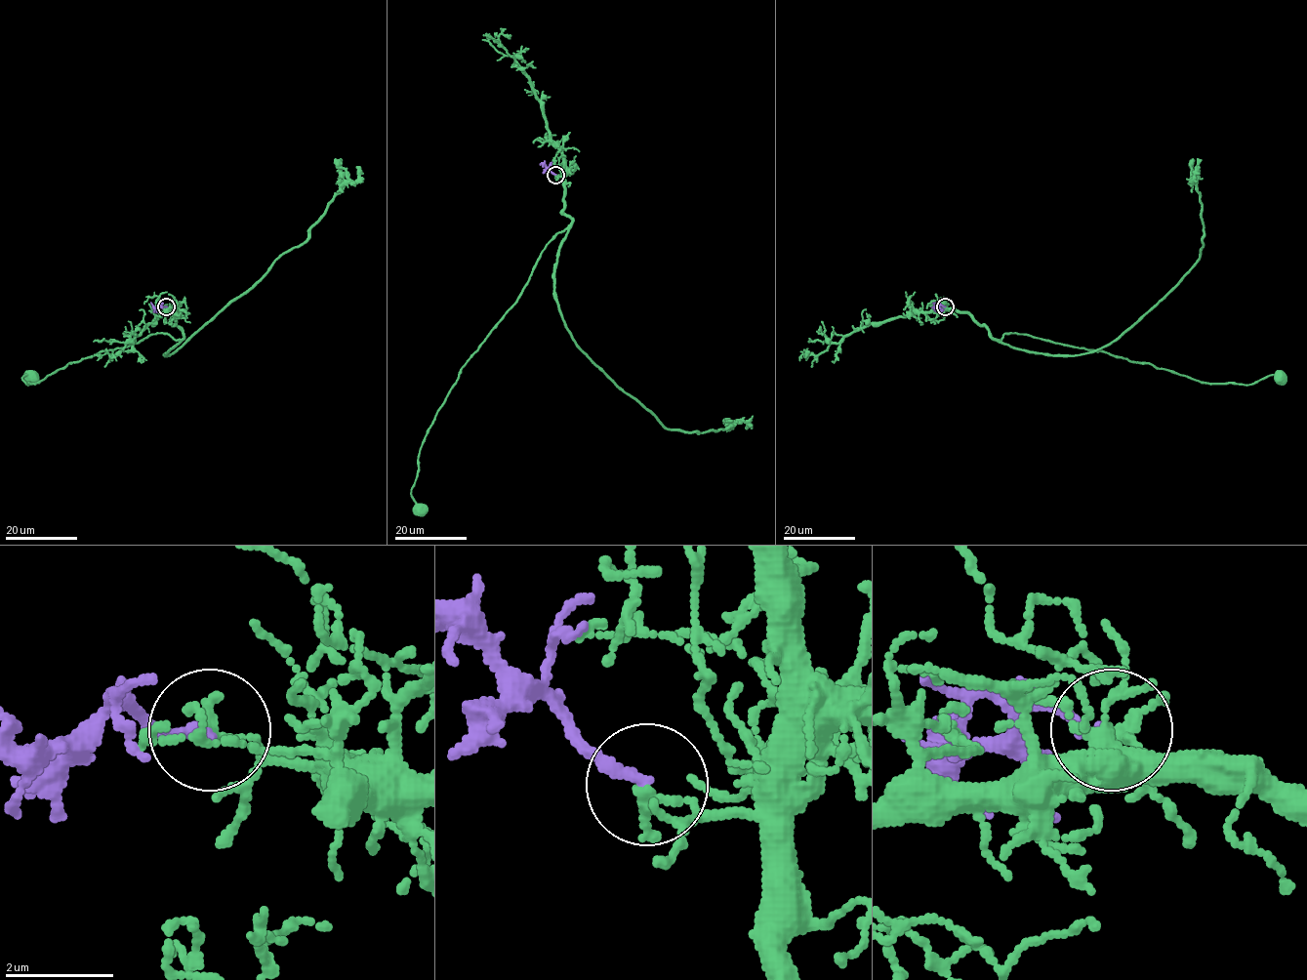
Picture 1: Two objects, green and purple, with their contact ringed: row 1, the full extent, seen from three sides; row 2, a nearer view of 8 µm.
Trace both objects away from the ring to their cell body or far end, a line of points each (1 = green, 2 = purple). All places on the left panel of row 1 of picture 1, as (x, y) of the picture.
1: (166, 306), (174, 309), (183, 338), (152, 334), (69, 362), (39, 382), (22, 380), (31, 377)
2: (166, 306), (154, 306), (151, 303)

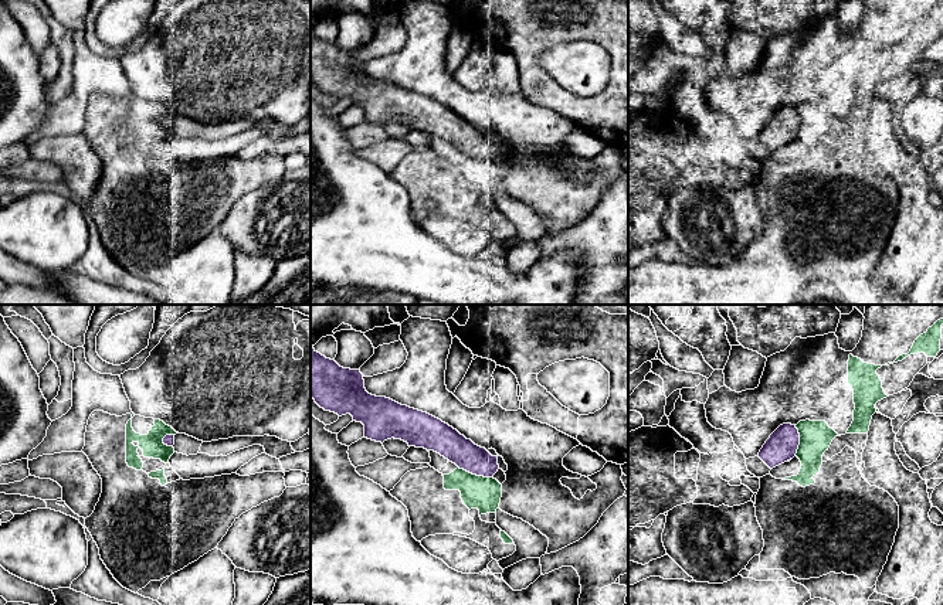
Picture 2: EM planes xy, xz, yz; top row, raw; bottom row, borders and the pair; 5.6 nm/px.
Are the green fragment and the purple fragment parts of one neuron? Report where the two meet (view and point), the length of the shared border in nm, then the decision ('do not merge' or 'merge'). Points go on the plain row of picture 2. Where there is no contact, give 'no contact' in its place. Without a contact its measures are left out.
contact xz (475, 157); length 200 nm; do not merge

